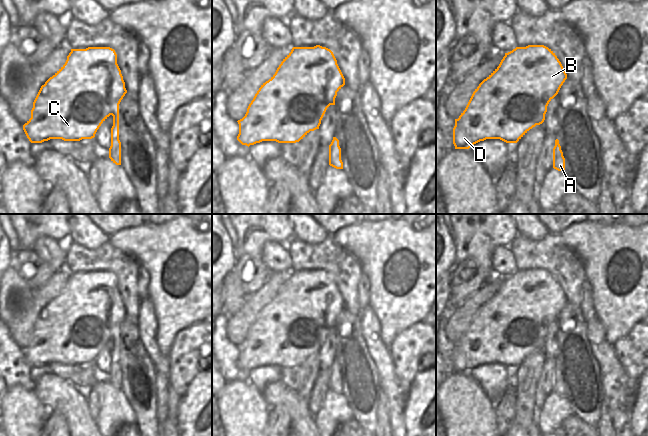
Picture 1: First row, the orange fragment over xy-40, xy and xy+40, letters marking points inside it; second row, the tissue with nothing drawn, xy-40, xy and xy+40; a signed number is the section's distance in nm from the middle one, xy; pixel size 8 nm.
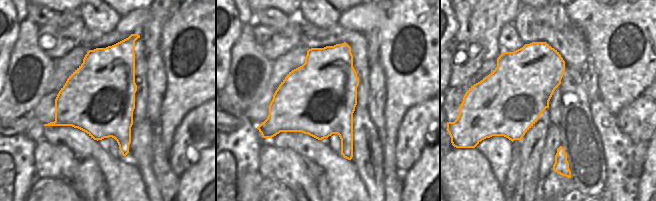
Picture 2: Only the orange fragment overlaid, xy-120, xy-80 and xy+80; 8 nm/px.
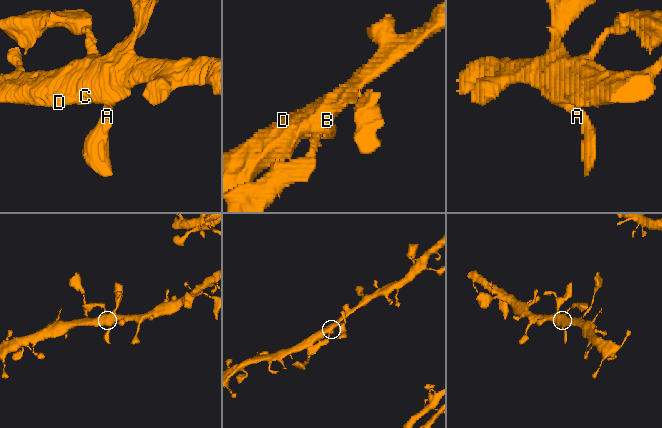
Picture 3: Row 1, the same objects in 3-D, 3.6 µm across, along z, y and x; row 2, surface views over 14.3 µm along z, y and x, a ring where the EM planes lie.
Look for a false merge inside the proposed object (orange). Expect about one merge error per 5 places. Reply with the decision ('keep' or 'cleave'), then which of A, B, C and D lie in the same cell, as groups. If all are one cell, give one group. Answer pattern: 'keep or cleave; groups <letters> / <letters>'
keep; groups A B C D

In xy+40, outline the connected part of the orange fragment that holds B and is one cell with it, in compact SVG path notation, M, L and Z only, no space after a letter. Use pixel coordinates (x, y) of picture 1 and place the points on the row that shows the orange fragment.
M544 45L516 47L505 53L499 66L479 84L465 110L455 119L455 149L469 149L486 139L517 143L530 129L544 122L549 102L558 94L566 79L561 62Z

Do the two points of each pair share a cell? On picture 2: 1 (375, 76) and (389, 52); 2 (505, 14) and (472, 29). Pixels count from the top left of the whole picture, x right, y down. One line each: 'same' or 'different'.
1: different
2: same

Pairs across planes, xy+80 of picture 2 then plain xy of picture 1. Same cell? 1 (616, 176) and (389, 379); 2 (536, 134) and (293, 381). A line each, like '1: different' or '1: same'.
1: same
2: different

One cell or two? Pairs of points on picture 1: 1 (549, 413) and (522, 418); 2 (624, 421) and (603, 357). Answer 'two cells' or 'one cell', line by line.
1: two cells
2: one cell

